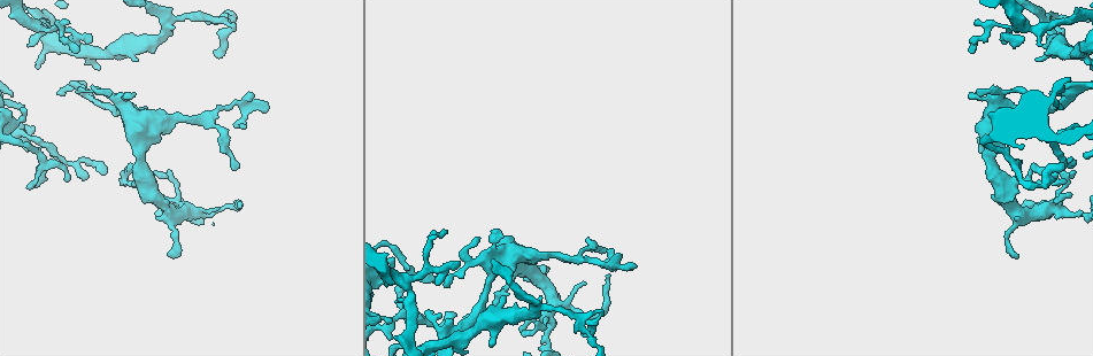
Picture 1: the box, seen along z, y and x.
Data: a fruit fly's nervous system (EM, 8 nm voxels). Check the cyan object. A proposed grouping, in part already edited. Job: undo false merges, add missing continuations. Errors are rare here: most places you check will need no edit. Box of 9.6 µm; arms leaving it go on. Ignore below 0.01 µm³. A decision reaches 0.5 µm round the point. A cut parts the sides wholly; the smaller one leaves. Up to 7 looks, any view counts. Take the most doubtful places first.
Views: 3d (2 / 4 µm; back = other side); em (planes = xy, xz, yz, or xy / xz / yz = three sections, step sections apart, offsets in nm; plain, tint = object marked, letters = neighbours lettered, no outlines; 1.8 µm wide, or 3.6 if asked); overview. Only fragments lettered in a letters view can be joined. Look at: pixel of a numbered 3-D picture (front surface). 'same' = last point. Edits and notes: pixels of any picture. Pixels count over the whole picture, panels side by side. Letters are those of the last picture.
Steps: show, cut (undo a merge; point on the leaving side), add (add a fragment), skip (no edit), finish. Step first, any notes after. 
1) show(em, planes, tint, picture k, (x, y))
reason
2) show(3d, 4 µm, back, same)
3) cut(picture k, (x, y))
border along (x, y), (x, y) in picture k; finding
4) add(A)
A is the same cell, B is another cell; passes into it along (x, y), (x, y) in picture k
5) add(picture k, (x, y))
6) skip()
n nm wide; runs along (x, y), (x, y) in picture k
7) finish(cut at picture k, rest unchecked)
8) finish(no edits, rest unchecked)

show(em, 3.6 µm, xy, step 8, tint, picture 1, (1063, 165))
free end

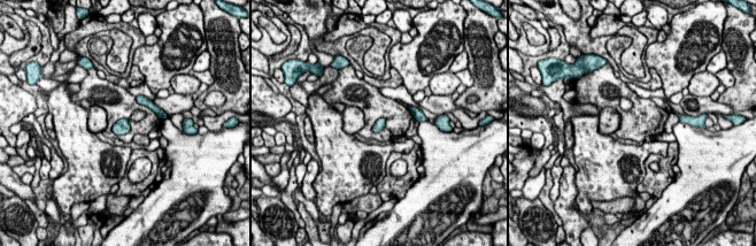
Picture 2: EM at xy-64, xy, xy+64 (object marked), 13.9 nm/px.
show(em, 3.6 µm, planes, letters, same)
cut it another way

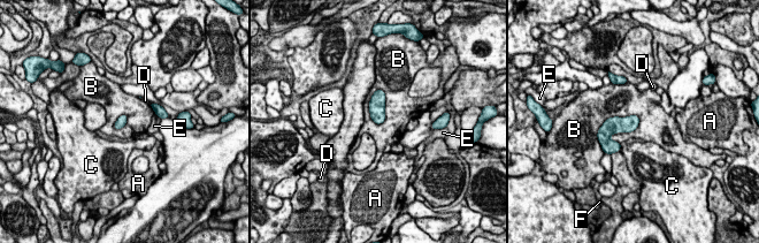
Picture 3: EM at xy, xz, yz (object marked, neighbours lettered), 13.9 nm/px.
skip()
B touches over 650 nm; A, B, C, D, E and F are other cells; no lettered fragment goes on from it

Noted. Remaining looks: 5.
show(3d, 4 µm, back, picture 1, (1052, 208))
four arms meet

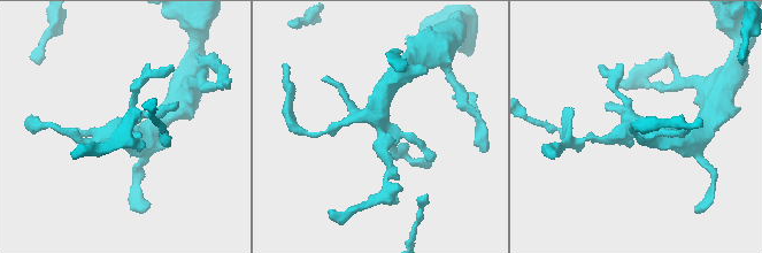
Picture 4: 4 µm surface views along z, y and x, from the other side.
show(em, yz, step 8, tint, picture 4, (377, 132))
need the tissue

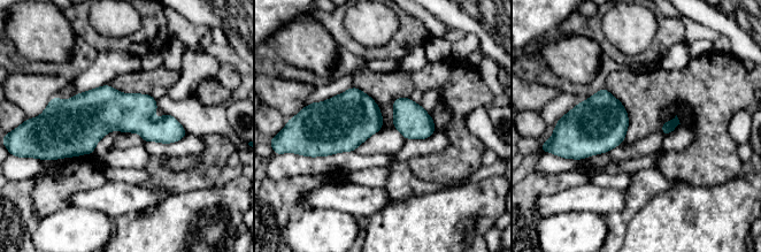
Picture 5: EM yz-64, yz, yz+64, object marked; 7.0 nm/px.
show(em, yz, step 8, letters, same)

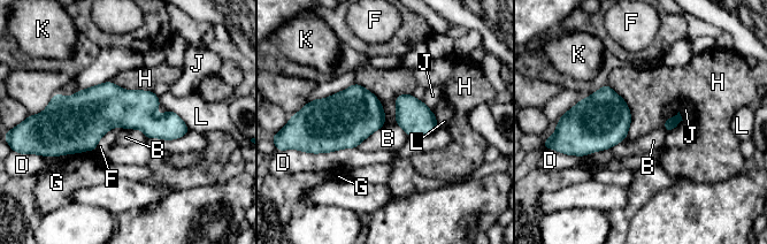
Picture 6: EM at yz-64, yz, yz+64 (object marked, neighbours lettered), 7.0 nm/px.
skip()
130 nm wide; B, D, F, G, H, J, K and L are other cells; border along (607, 83), (628, 106), (626, 138) in picture 6; one neuron here

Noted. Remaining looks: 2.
show(em, planes, letters, picture 1, (166, 27))
branch point

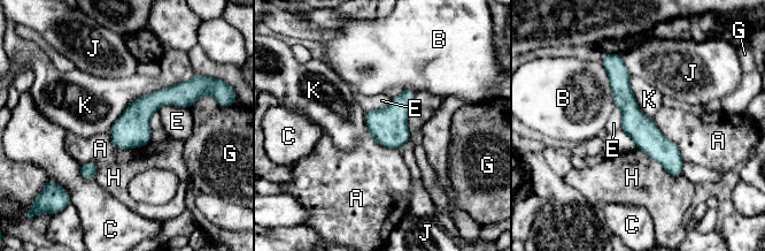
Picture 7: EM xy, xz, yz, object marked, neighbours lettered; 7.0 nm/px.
skip()
190 nm wide; A, B, C, E, G, H, J and K are other cells; border along (188, 80), (137, 98), (108, 131) in picture 7; continuous, no second neuron

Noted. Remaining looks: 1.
finish(no edits, rest unchecked)

